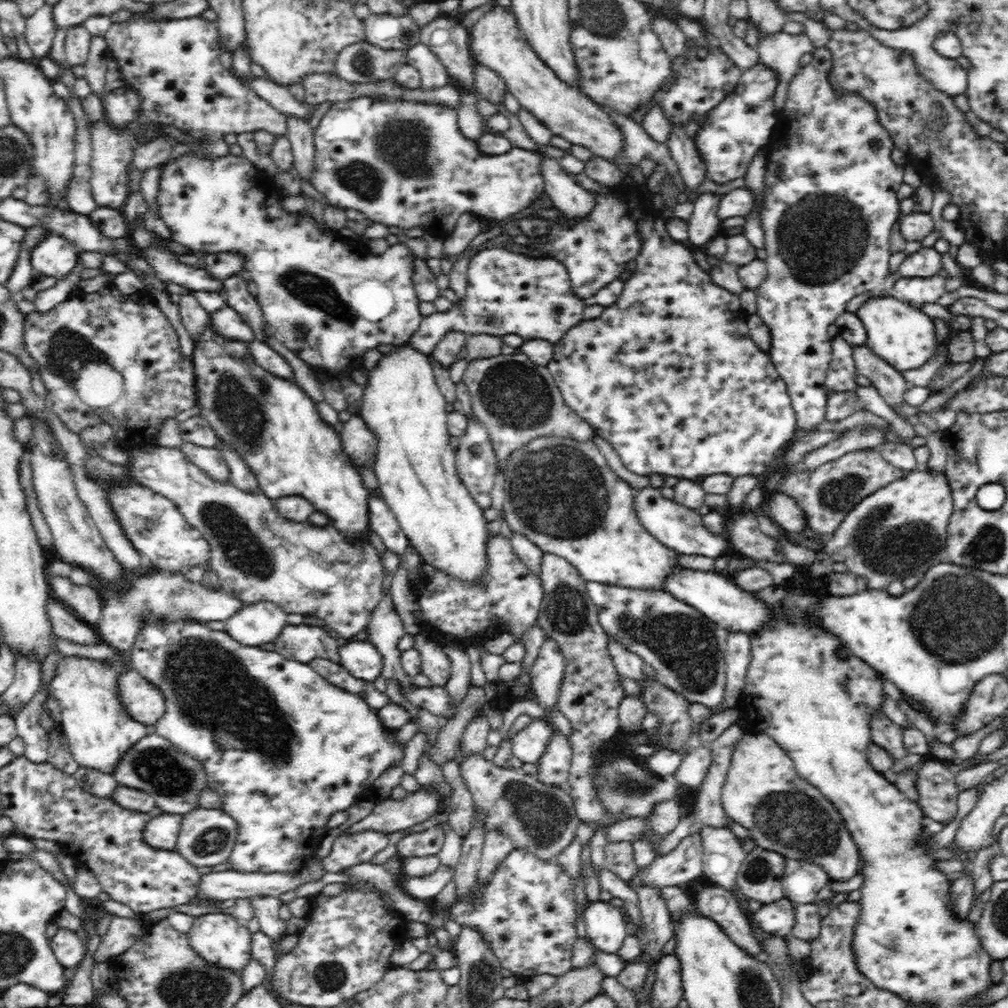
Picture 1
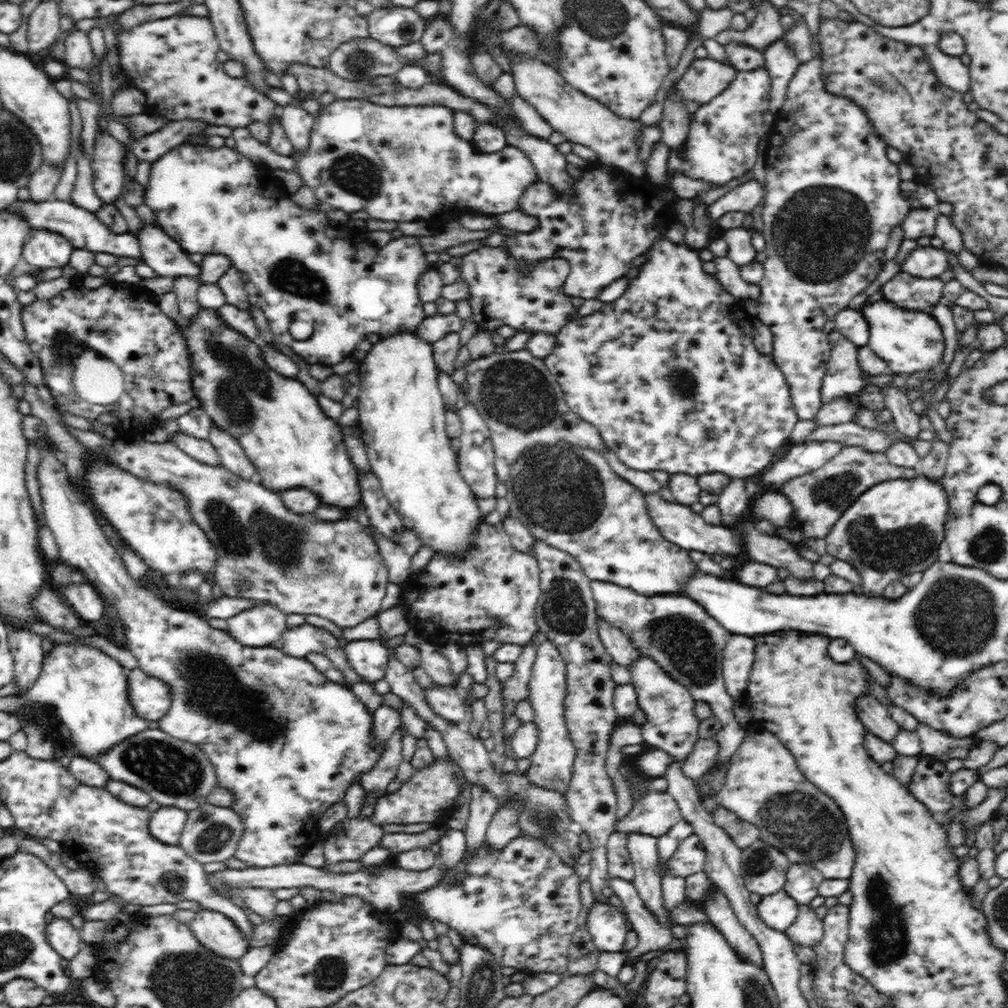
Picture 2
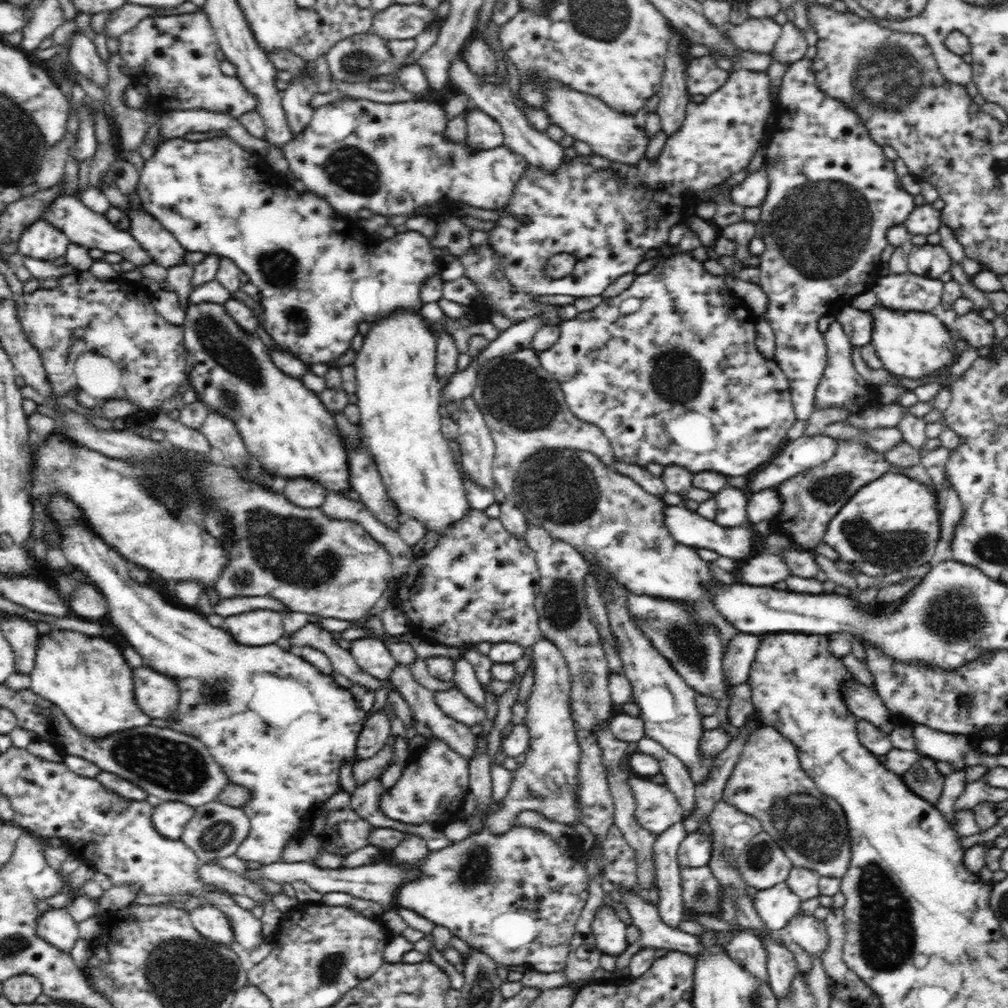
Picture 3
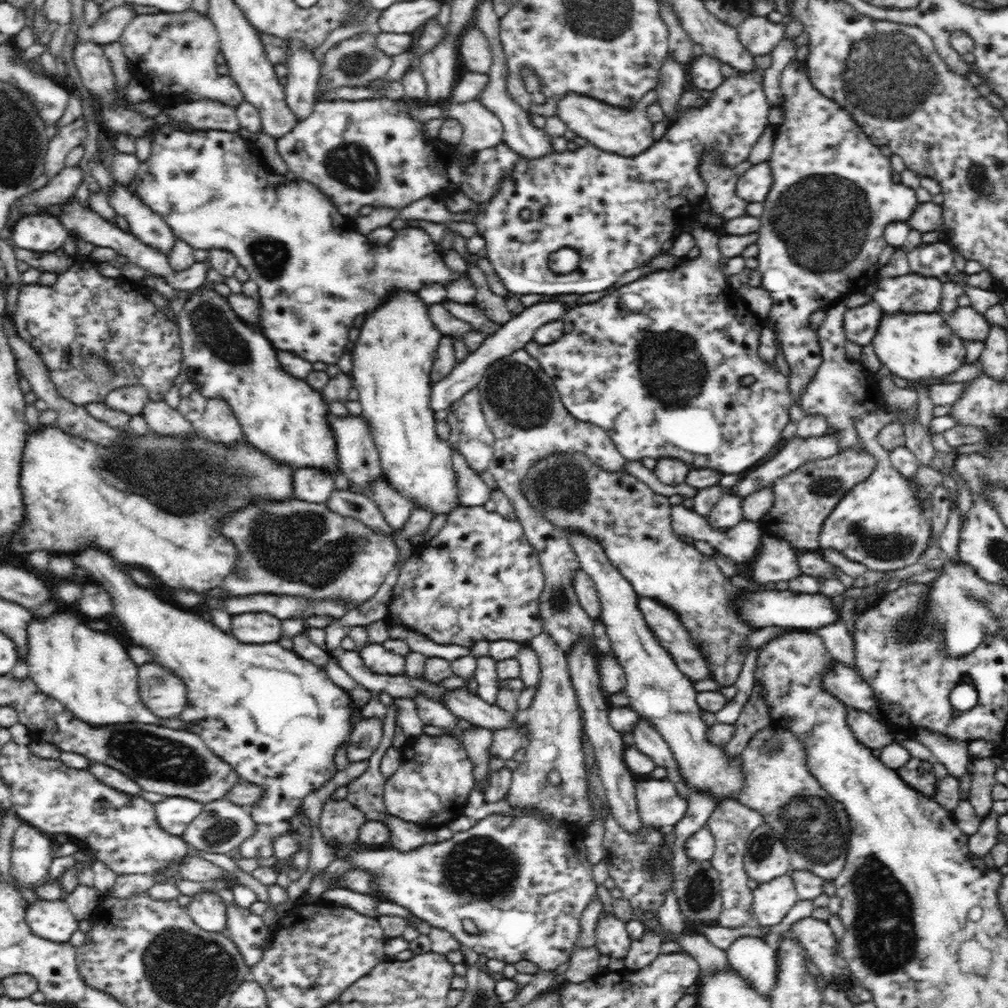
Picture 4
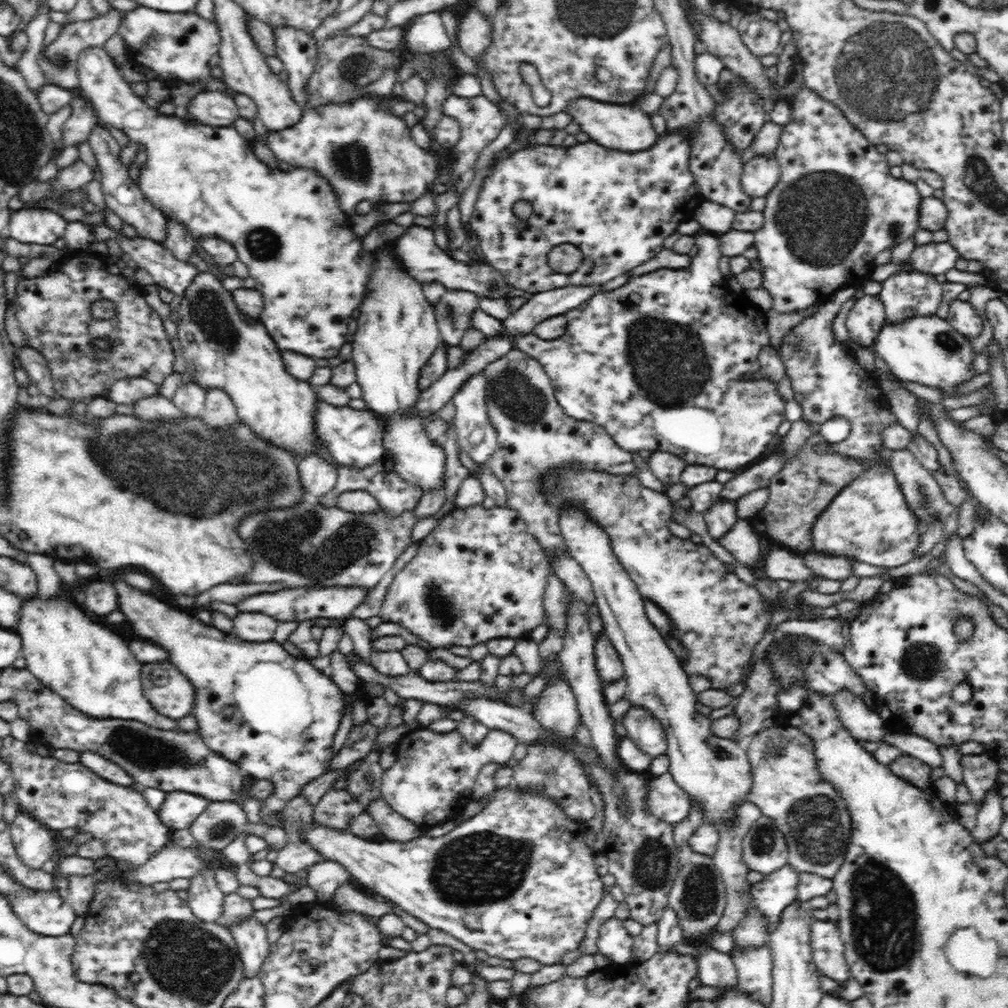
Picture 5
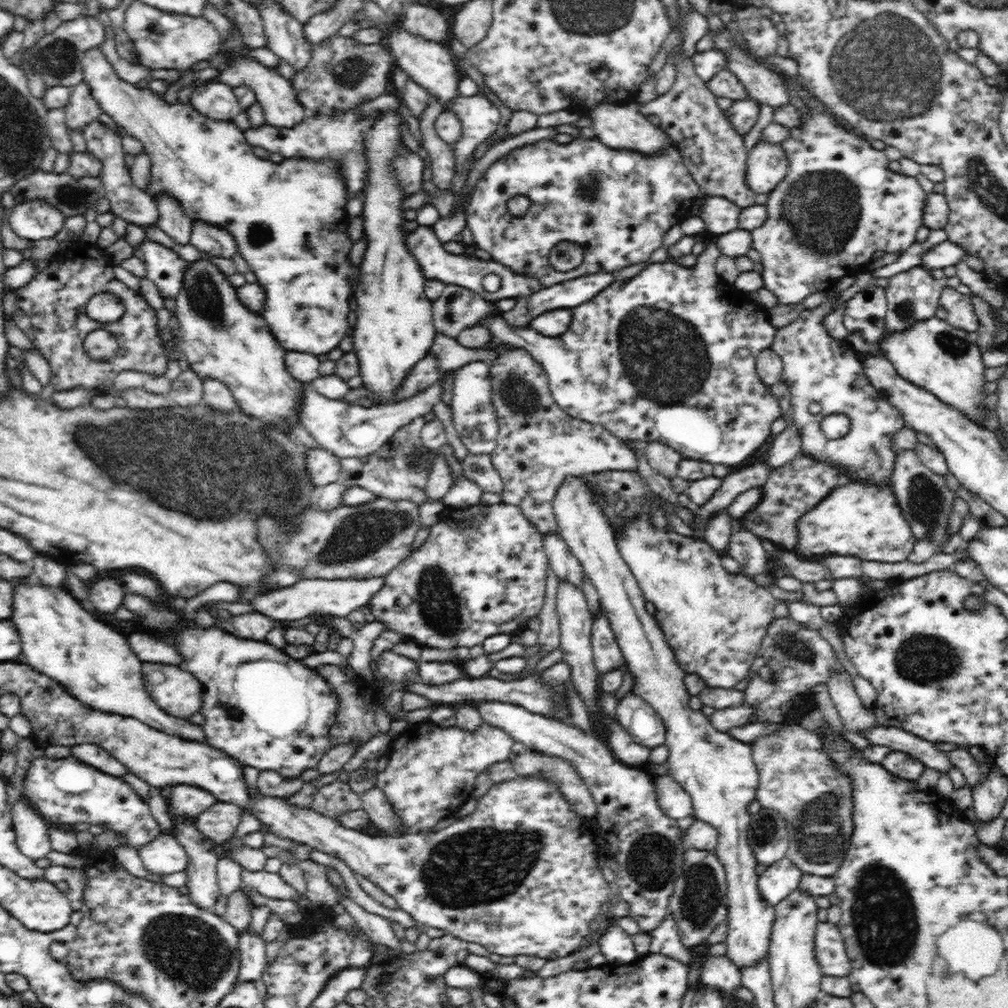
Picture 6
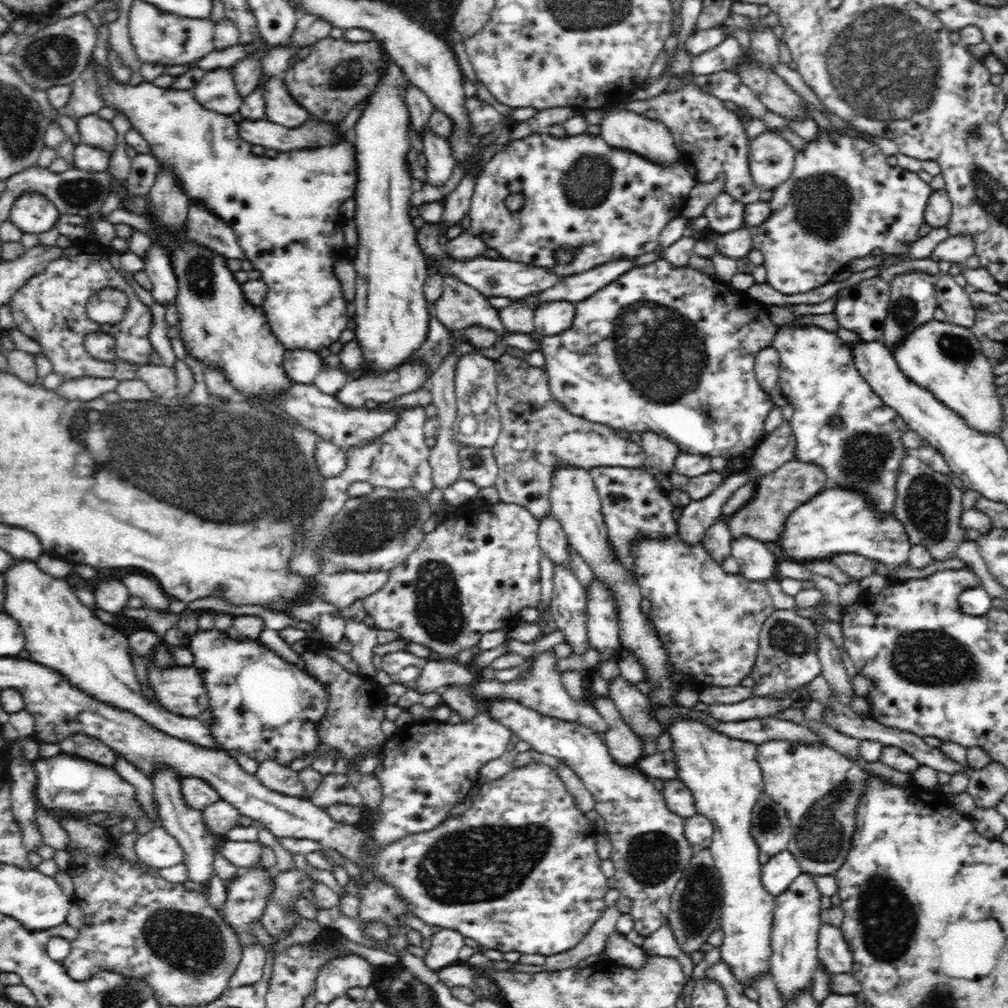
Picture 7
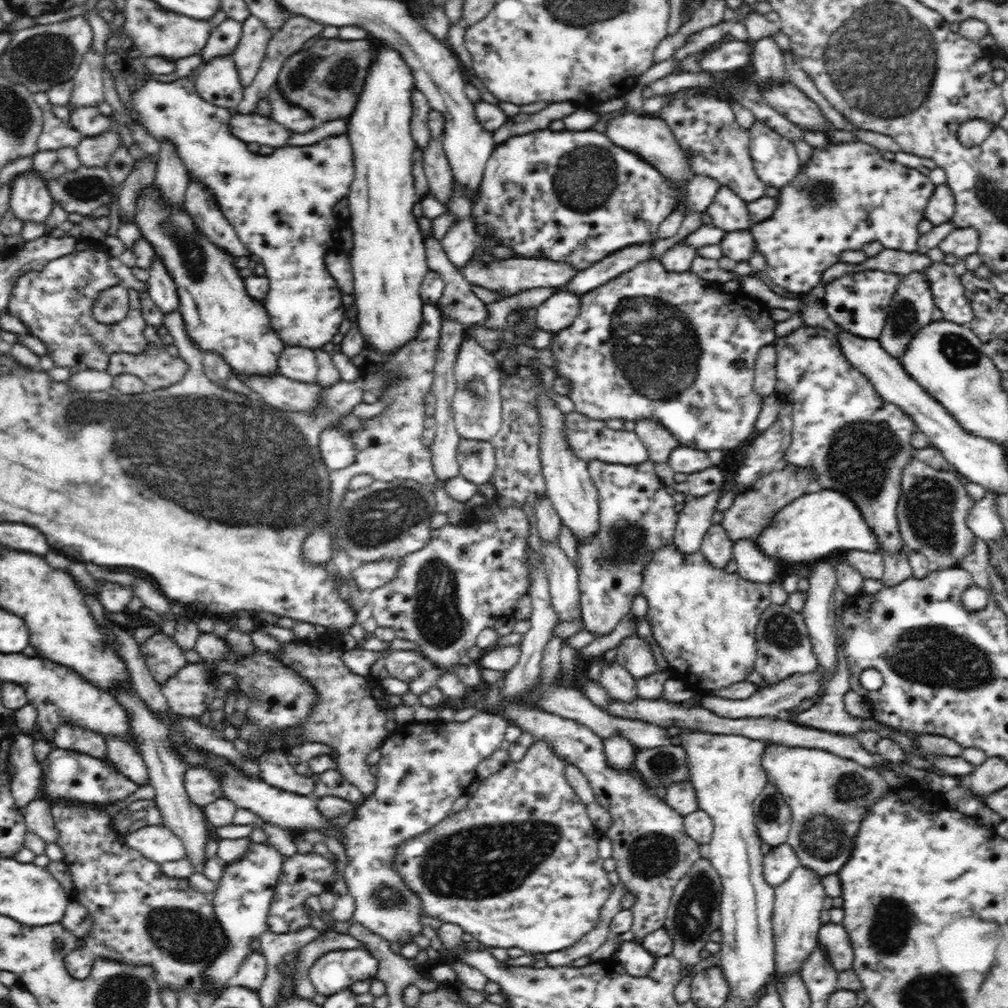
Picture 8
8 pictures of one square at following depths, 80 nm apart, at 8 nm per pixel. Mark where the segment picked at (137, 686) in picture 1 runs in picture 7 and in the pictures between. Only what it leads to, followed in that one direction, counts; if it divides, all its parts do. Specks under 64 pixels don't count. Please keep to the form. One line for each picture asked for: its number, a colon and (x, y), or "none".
2: (151, 697)
3: (158, 695)
4: (164, 693)
5: (171, 692)
6: (177, 691)
7: (181, 690)

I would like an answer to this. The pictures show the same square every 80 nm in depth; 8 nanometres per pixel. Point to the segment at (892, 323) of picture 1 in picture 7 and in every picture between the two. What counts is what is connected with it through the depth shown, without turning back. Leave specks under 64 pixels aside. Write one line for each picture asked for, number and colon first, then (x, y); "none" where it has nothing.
2: (911, 342)
3: (912, 344)
4: (915, 346)
5: (928, 350)
6: (943, 359)
7: (947, 359)

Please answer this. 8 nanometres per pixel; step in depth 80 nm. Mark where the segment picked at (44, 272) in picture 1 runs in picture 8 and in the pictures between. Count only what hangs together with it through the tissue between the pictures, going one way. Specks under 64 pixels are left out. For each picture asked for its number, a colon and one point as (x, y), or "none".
2: (44, 249)
3: (41, 239)
4: (41, 232)
5: (33, 225)
6: (34, 220)
7: (32, 212)
8: (30, 200)

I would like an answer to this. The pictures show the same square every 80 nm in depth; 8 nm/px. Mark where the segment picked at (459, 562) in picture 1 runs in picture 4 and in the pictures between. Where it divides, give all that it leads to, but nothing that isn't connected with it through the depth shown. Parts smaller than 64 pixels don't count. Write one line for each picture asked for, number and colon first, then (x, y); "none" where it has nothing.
2: (402, 416)
3: (398, 393)
4: (392, 359)

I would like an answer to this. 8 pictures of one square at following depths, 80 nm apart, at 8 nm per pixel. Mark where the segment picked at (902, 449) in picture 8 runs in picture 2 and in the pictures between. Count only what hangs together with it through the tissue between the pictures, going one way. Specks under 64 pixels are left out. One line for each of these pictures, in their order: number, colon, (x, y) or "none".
2: (843, 377)
3: (841, 386)
4: (840, 390)
5: (828, 381)
6: (824, 370)
7: (864, 455)

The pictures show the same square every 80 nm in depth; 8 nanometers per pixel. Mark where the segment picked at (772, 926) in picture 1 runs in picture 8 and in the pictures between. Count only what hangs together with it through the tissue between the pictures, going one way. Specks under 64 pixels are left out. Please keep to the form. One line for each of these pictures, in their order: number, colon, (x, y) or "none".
2: (778, 911)
3: (777, 906)
4: (773, 900)
5: (771, 895)
6: (781, 879)
7: (780, 871)
8: (780, 862)

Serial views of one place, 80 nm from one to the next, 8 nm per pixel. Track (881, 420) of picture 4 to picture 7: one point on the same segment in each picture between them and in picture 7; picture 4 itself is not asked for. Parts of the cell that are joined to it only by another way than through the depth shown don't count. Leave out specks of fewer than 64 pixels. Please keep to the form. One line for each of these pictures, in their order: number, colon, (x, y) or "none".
5: (868, 521)
6: (855, 519)
7: (836, 521)

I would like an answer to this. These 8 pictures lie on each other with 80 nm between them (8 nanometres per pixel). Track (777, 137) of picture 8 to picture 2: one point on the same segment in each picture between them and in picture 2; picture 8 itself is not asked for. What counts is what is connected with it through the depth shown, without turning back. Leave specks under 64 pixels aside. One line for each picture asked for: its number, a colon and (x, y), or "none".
2: (745, 197)
3: (752, 191)
4: (753, 186)
5: (760, 174)
6: (767, 164)
7: (771, 158)

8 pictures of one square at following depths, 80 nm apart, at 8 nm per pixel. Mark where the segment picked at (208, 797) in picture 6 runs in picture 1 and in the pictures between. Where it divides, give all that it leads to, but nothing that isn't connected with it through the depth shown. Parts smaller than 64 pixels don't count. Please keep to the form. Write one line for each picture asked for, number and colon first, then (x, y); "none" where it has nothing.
1: (161, 832)
2: (166, 824)
3: (170, 818)
4: (174, 813)
5: (179, 809)

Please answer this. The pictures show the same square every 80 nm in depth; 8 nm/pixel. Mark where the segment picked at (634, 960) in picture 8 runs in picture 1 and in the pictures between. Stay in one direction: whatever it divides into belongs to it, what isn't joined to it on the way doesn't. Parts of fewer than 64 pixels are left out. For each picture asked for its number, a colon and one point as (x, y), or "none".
1: (605, 923)
2: (606, 924)
3: (610, 932)
4: (612, 939)
5: (615, 943)
6: (616, 945)
7: (620, 951)

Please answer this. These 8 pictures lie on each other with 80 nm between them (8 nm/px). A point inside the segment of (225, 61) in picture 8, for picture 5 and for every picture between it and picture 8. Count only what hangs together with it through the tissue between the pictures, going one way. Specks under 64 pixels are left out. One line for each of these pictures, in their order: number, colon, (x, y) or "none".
5: (215, 108)
6: (216, 100)
7: (216, 91)

